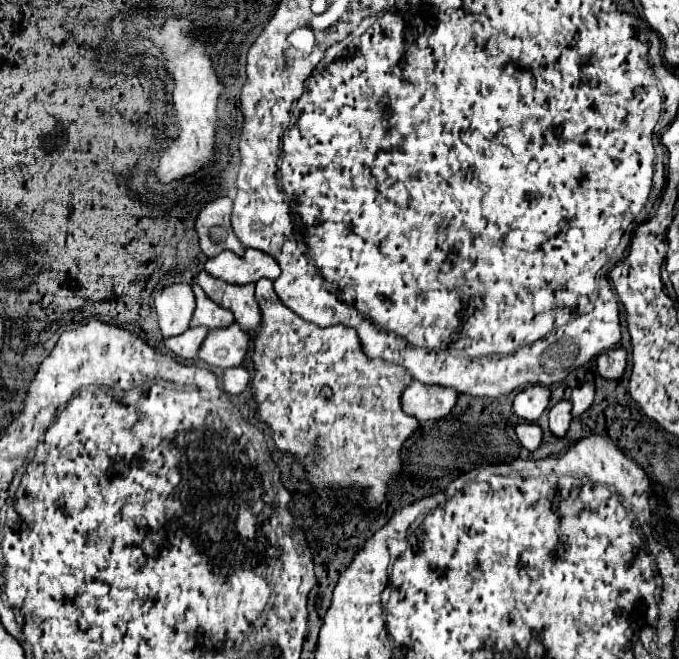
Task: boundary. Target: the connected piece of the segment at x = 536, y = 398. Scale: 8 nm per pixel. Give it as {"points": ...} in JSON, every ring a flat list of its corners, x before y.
{"points":[[528,386,526,390,518,392,518,396,514,398,514,412,516,416,528,420,528,422,536,422,542,412,548,408,550,402,550,390,546,386]]}

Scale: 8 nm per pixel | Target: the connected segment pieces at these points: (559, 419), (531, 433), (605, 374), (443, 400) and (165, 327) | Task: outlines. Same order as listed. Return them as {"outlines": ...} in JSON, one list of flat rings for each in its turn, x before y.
{"outlines":[[[562,400,558,402,556,406,550,408,550,432,556,436,556,438,564,438,568,428,570,428,570,422,572,422,572,414,570,414,570,402]],[[518,424,516,436,518,436,520,444,528,450,536,450,542,442,542,430,536,424]],[[624,348,606,350,596,358,596,368,602,378,618,380,626,368,626,350]],[[416,380,402,394,404,412,416,416,420,422,446,418,450,410,456,406,456,400,458,400,458,392,454,388,426,386]],[[172,284,156,296,154,308,164,338,178,336,188,330,194,314,194,304,194,294,188,284]]]}

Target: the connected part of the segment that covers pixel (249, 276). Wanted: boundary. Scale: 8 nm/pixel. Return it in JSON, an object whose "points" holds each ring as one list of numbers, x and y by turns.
{"points":[[248,248,242,258,230,250,224,250,216,258,210,258,204,264,204,270,218,280,240,286,258,282,260,278,276,280,280,276,280,266,276,264,276,260,252,248]]}

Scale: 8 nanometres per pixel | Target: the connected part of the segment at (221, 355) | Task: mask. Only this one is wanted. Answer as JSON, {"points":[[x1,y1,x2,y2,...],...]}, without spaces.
{"points":[[238,324,210,330,206,342,202,342,202,348,198,350,198,360,222,370,234,368,242,364,248,352,248,344,250,336,242,328,238,328]]}

